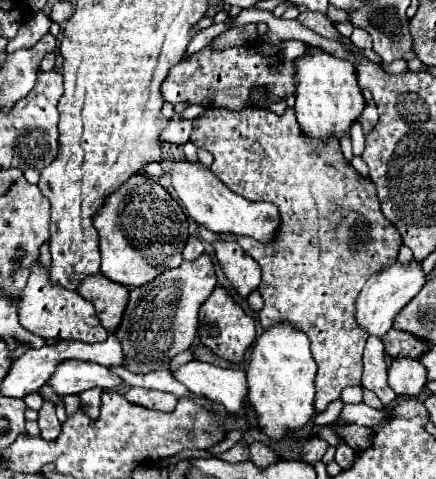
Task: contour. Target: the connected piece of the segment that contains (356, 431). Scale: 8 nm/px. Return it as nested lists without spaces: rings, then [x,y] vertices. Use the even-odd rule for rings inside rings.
[[[328,424],[328,428],[333,427],[339,437],[350,446],[354,448],[356,452],[358,450],[364,450],[372,444],[372,438],[374,438],[374,430],[368,428],[368,426],[356,426],[356,424],[347,424],[345,426],[338,426],[336,424]],[[348,436],[348,440],[344,438]]]

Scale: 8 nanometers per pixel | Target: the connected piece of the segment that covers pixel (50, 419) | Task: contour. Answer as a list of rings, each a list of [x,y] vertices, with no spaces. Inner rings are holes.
[[[44,400],[42,408],[38,410],[38,426],[40,426],[40,436],[46,440],[54,440],[60,434],[60,422],[56,418],[54,402]]]

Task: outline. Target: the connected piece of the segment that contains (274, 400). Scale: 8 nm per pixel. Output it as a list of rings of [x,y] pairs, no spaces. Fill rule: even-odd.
[[[278,322],[264,330],[264,334],[250,348],[248,360],[248,388],[250,404],[258,416],[258,426],[272,438],[280,440],[290,428],[304,426],[314,412],[314,376],[316,362],[310,354],[308,336],[290,322]]]

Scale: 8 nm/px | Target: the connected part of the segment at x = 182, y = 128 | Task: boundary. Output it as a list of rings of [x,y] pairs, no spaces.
[[[194,118],[192,120],[170,120],[168,126],[160,132],[160,140],[164,142],[174,142],[174,144],[184,144],[190,140],[192,128],[194,128]]]

